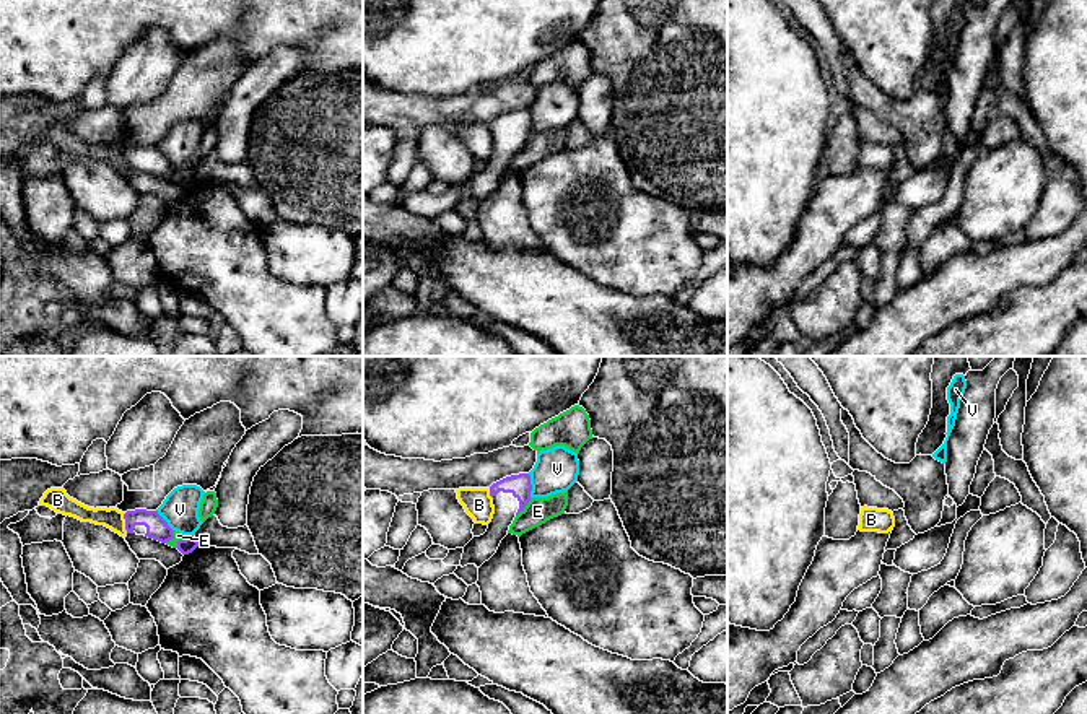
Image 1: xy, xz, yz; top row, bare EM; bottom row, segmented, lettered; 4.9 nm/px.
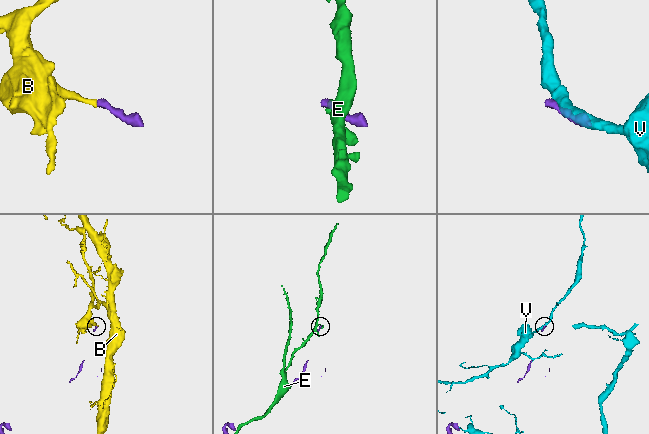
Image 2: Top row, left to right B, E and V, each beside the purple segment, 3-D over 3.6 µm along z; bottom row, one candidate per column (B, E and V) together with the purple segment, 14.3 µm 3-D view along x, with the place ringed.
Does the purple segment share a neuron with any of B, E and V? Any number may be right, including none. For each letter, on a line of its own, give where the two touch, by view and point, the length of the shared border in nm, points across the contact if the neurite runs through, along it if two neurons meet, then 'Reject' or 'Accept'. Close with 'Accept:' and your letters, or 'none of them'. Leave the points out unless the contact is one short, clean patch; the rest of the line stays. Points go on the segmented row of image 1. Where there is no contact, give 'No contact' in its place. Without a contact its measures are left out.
B: Touches purple at xy (126, 522). Shared border 110 nm. Boundary: xy (124, 513), (124, 529), (127, 532). Reject
E: Touches purple at xz (524, 506). Shared border 120 nm. Boundary: xz (531, 498), (516, 516). Reject
V: Touches purple at xz (531, 485). Shared border 120 nm. Reject
Accept: none of them

